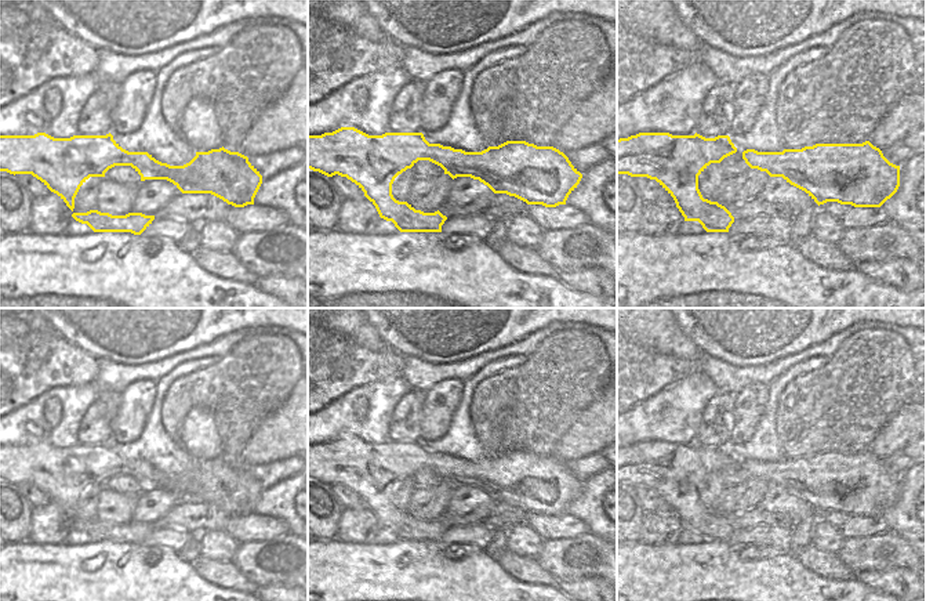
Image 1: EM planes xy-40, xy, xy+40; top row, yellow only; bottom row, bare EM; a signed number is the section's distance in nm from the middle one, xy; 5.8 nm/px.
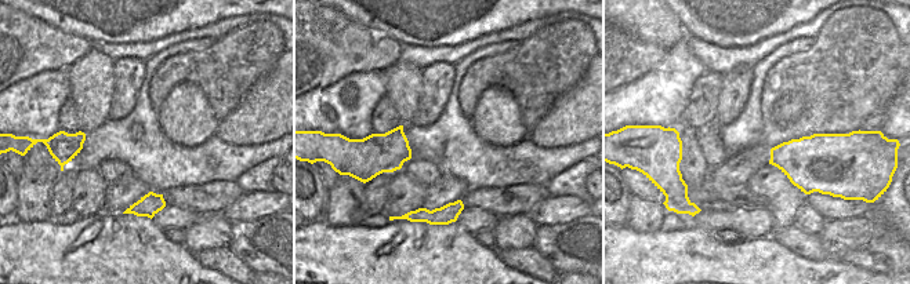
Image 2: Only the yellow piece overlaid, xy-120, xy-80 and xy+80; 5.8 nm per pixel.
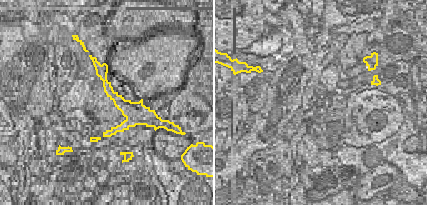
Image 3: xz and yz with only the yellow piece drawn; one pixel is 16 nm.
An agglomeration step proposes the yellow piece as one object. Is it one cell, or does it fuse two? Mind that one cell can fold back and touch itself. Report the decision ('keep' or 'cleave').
cleave

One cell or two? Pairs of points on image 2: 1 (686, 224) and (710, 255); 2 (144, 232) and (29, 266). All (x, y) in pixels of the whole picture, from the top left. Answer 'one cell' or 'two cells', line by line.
1: two cells
2: one cell

